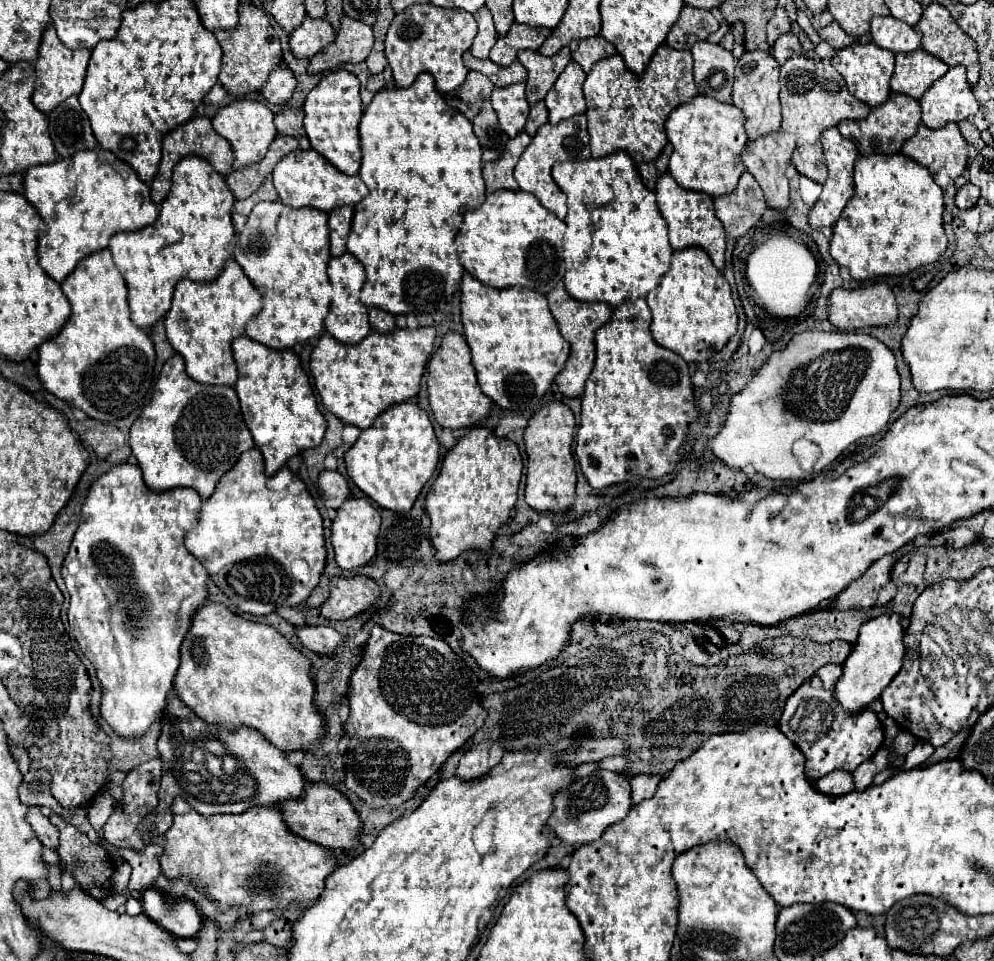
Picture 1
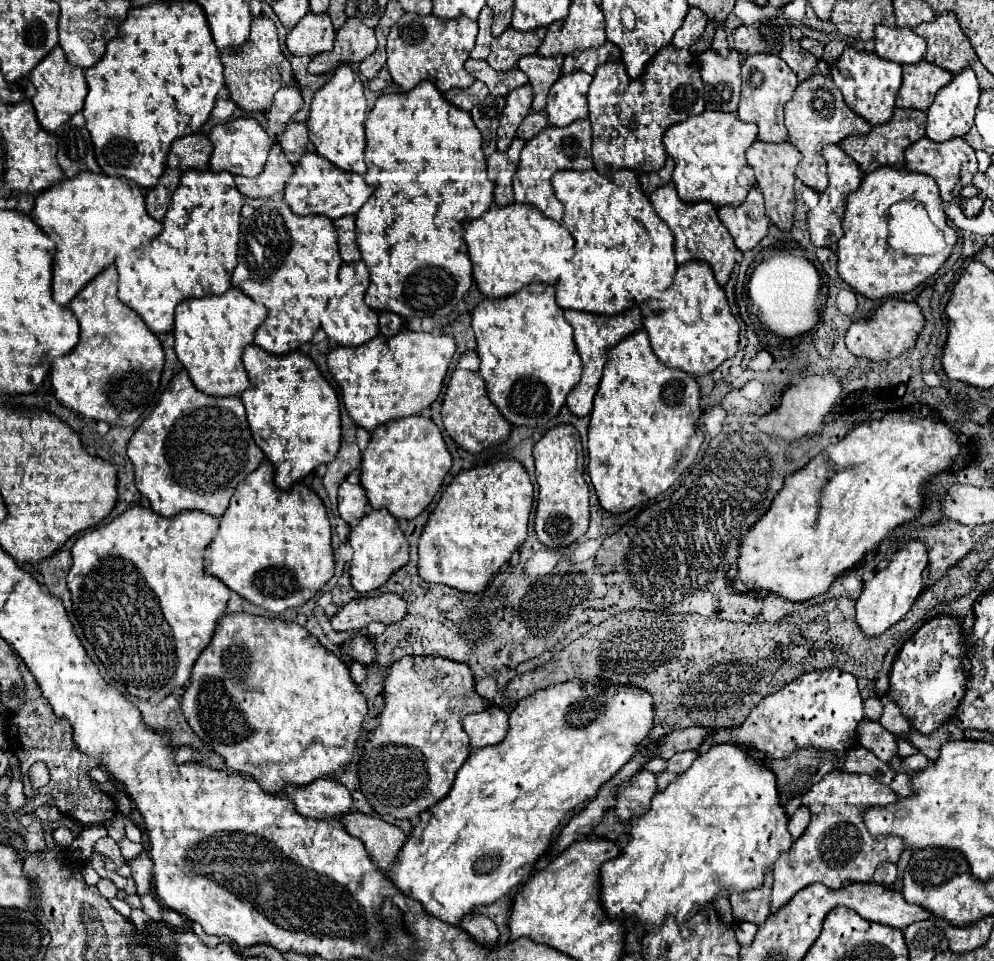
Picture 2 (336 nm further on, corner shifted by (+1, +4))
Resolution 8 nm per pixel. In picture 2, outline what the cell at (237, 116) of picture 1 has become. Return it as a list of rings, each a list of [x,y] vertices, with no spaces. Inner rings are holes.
[[[242,116],[236,120],[230,120],[226,124],[214,126],[210,132],[210,142],[214,144],[214,152],[210,156],[210,170],[214,172],[230,172],[240,176],[258,176],[264,168],[264,162],[268,158],[268,152],[272,148],[272,138],[266,134],[266,130],[260,126],[258,120],[250,116]]]

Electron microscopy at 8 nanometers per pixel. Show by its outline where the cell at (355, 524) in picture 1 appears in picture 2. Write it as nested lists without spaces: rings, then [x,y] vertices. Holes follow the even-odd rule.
[[[384,508],[372,510],[366,516],[362,516],[362,520],[350,530],[348,542],[354,550],[352,562],[350,562],[352,586],[362,594],[380,588],[392,576],[392,572],[396,572],[408,562],[408,542],[402,530],[398,528],[396,518]]]

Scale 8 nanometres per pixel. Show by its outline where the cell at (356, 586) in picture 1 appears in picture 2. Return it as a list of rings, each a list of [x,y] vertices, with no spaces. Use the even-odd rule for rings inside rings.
[[[398,594],[368,596],[350,600],[348,604],[340,606],[330,622],[334,630],[360,630],[366,628],[370,622],[398,622],[406,616],[406,608],[408,604]]]

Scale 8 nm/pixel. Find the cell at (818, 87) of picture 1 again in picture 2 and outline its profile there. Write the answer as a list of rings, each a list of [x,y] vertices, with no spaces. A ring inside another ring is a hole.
[[[820,72],[812,74],[804,82],[800,82],[794,90],[794,96],[790,104],[784,106],[784,120],[786,120],[786,130],[790,136],[790,142],[802,152],[802,160],[796,166],[796,176],[816,192],[822,192],[828,188],[828,178],[826,178],[826,162],[822,156],[822,146],[840,142],[850,134],[866,134],[870,130],[870,124],[852,112],[844,98],[842,92],[836,88],[830,76],[824,76]]]

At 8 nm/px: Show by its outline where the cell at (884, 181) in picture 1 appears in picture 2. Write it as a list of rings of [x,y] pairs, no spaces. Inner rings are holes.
[[[880,166],[874,172],[866,174],[866,178],[862,178],[860,188],[848,196],[842,228],[844,228],[844,236],[838,240],[838,250],[836,250],[838,274],[856,292],[872,300],[914,290],[944,264],[944,260],[950,256],[952,246],[956,244],[956,232],[946,224],[946,214],[942,208],[942,198],[936,182],[926,174],[918,174],[894,166]],[[900,200],[924,204],[930,220],[946,236],[946,248],[942,252],[932,256],[908,256],[904,252],[894,250],[888,244],[888,234],[890,234],[888,208]]]

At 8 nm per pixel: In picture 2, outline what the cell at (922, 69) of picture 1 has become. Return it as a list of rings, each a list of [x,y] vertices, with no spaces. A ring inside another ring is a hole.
[[[920,60],[918,64],[904,64],[902,68],[904,78],[896,98],[898,108],[928,110],[936,92],[952,80],[950,72],[936,64],[930,64],[928,60]]]

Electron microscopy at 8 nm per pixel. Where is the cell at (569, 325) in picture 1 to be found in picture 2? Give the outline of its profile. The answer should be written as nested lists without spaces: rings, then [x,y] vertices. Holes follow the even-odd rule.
[[[630,308],[618,316],[600,316],[600,314],[580,312],[580,310],[566,310],[564,316],[570,322],[570,326],[574,328],[576,350],[582,358],[582,378],[570,390],[566,404],[574,416],[588,416],[592,412],[592,400],[594,400],[594,394],[596,394],[598,384],[600,384],[600,376],[602,376],[602,368],[606,364],[608,348],[618,344],[624,336],[630,336],[632,332],[640,330],[642,328],[642,316],[640,316],[640,308]]]

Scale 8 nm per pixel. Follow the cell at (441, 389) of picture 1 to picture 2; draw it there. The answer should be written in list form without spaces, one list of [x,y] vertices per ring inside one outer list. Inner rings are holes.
[[[468,350],[468,352],[460,354],[460,360],[452,372],[452,378],[448,382],[448,388],[446,388],[446,394],[442,400],[442,420],[444,420],[446,432],[460,448],[464,448],[472,454],[482,452],[484,448],[506,440],[510,434],[510,428],[512,428],[510,422],[490,402],[484,380],[478,374],[478,366],[480,366],[480,358],[476,352]]]

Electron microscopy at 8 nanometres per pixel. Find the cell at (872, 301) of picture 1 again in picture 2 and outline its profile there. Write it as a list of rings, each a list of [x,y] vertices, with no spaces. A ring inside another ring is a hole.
[[[890,298],[868,320],[850,324],[844,340],[846,340],[848,350],[856,356],[864,356],[870,360],[890,360],[904,354],[910,346],[914,346],[922,328],[924,328],[924,316],[916,302]]]

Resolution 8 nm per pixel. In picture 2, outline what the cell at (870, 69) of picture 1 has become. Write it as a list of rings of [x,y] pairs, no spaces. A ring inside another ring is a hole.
[[[848,46],[844,54],[836,62],[830,64],[830,76],[834,84],[842,90],[844,102],[850,106],[850,110],[866,118],[870,124],[882,124],[890,120],[894,112],[894,100],[896,100],[896,94],[902,82],[900,64],[892,60],[882,60],[874,52],[864,52],[864,50],[856,50]]]

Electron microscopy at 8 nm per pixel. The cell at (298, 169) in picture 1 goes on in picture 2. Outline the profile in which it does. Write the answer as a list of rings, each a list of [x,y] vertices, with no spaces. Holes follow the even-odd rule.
[[[320,154],[302,156],[302,160],[294,166],[294,172],[284,188],[284,200],[294,214],[322,214],[332,220],[346,214],[356,214],[370,196],[372,188],[364,182],[360,174],[340,170]]]

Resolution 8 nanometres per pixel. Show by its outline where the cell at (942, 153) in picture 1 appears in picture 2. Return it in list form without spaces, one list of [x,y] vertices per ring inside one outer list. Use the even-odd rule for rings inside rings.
[[[920,138],[906,150],[906,168],[932,176],[940,188],[940,196],[944,202],[954,200],[960,190],[972,182],[974,172],[978,172],[974,148],[970,148],[964,138],[950,138],[946,142],[932,142],[928,138]]]

